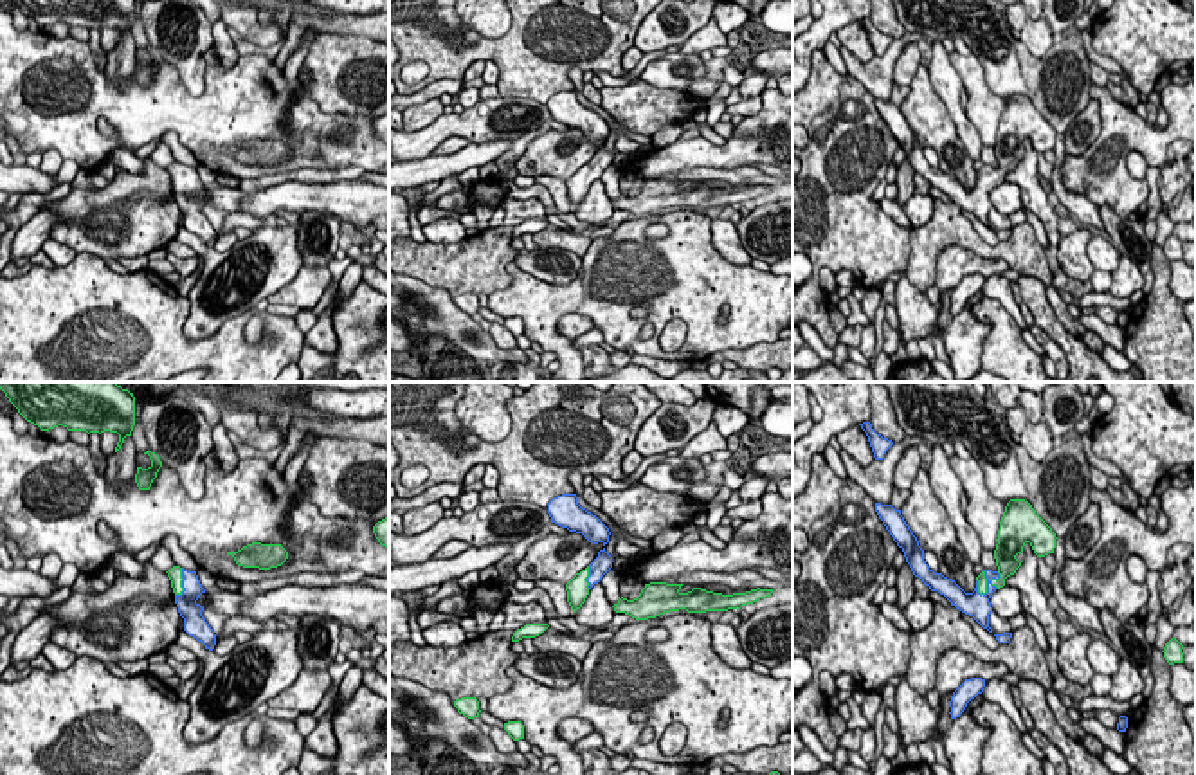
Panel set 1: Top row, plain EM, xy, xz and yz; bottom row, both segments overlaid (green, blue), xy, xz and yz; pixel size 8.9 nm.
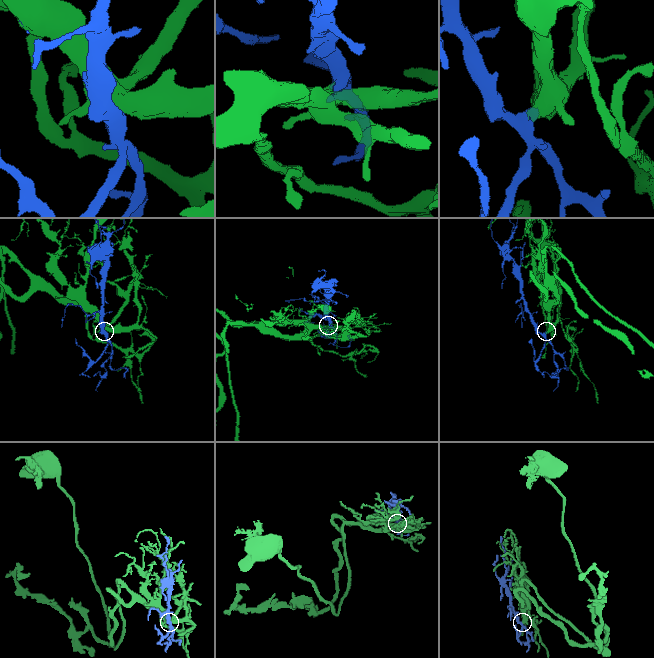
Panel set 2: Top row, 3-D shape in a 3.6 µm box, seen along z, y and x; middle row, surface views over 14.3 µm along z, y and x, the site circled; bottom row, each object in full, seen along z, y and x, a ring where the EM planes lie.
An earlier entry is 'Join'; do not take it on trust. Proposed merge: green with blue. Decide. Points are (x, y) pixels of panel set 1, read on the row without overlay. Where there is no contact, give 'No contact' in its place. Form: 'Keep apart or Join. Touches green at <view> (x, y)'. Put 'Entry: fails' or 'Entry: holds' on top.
Entry: holds
Join. Touches green at xy (181, 179)

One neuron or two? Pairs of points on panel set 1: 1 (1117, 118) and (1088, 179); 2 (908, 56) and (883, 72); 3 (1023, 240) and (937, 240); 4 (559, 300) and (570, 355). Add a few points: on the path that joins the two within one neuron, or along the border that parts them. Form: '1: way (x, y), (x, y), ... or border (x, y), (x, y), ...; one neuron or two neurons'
1: way (1117, 132), (1117, 139), (1103, 164); one neuron
2: border (915, 40), (897, 58), (892, 80); two neurons
3: way (1002, 251), (986, 251), (968, 237), (959, 237); one neuron
4: way (550, 314), (550, 336), (555, 341); one neuron

